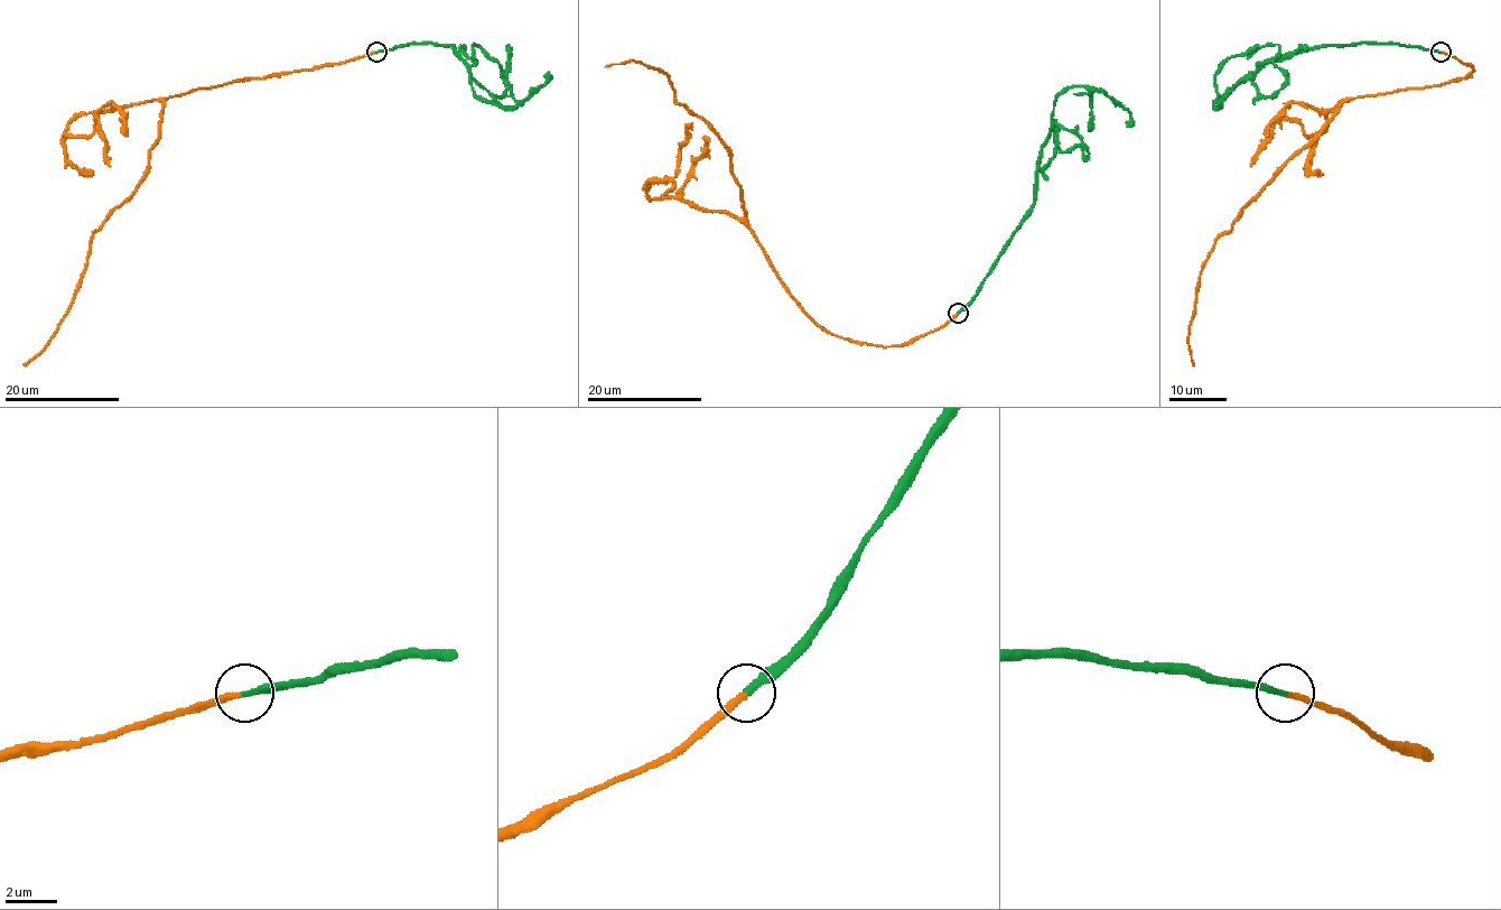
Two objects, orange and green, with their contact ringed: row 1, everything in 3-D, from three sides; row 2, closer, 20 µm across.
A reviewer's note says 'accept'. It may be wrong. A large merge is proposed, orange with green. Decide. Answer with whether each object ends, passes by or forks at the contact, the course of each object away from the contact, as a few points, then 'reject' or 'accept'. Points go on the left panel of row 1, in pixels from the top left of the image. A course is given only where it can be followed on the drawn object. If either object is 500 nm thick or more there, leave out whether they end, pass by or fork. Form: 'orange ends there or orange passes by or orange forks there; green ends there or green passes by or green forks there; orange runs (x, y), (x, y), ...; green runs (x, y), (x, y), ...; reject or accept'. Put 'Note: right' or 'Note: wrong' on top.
Note: right
orange ends there; green ends there; orange runs (375, 52), (318, 68), (236, 79), (168, 98), (145, 179), (93, 233), (68, 312), (55, 335), (22, 364); green runs (375, 52), (450, 44), (468, 72), (472, 90), (492, 104), (511, 105), (516, 104), (507, 80), (507, 44); accept

